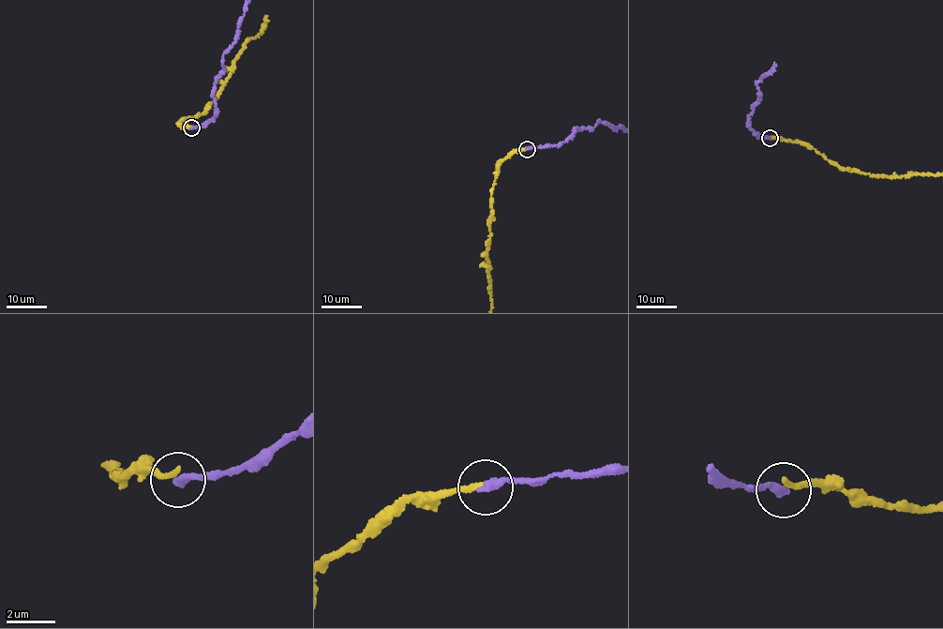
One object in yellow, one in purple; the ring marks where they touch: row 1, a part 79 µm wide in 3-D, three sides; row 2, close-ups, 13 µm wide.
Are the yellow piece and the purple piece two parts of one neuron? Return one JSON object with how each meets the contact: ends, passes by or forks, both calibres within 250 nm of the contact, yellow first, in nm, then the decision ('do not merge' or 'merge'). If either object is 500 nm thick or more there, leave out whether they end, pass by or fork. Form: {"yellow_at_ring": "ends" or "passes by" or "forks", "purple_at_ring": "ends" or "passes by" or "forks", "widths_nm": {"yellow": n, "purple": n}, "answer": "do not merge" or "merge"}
{"yellow_at_ring": "ends", "purple_at_ring": "ends", "widths_nm": {"yellow": 240, "purple": 360}, "answer": "do not merge"}

